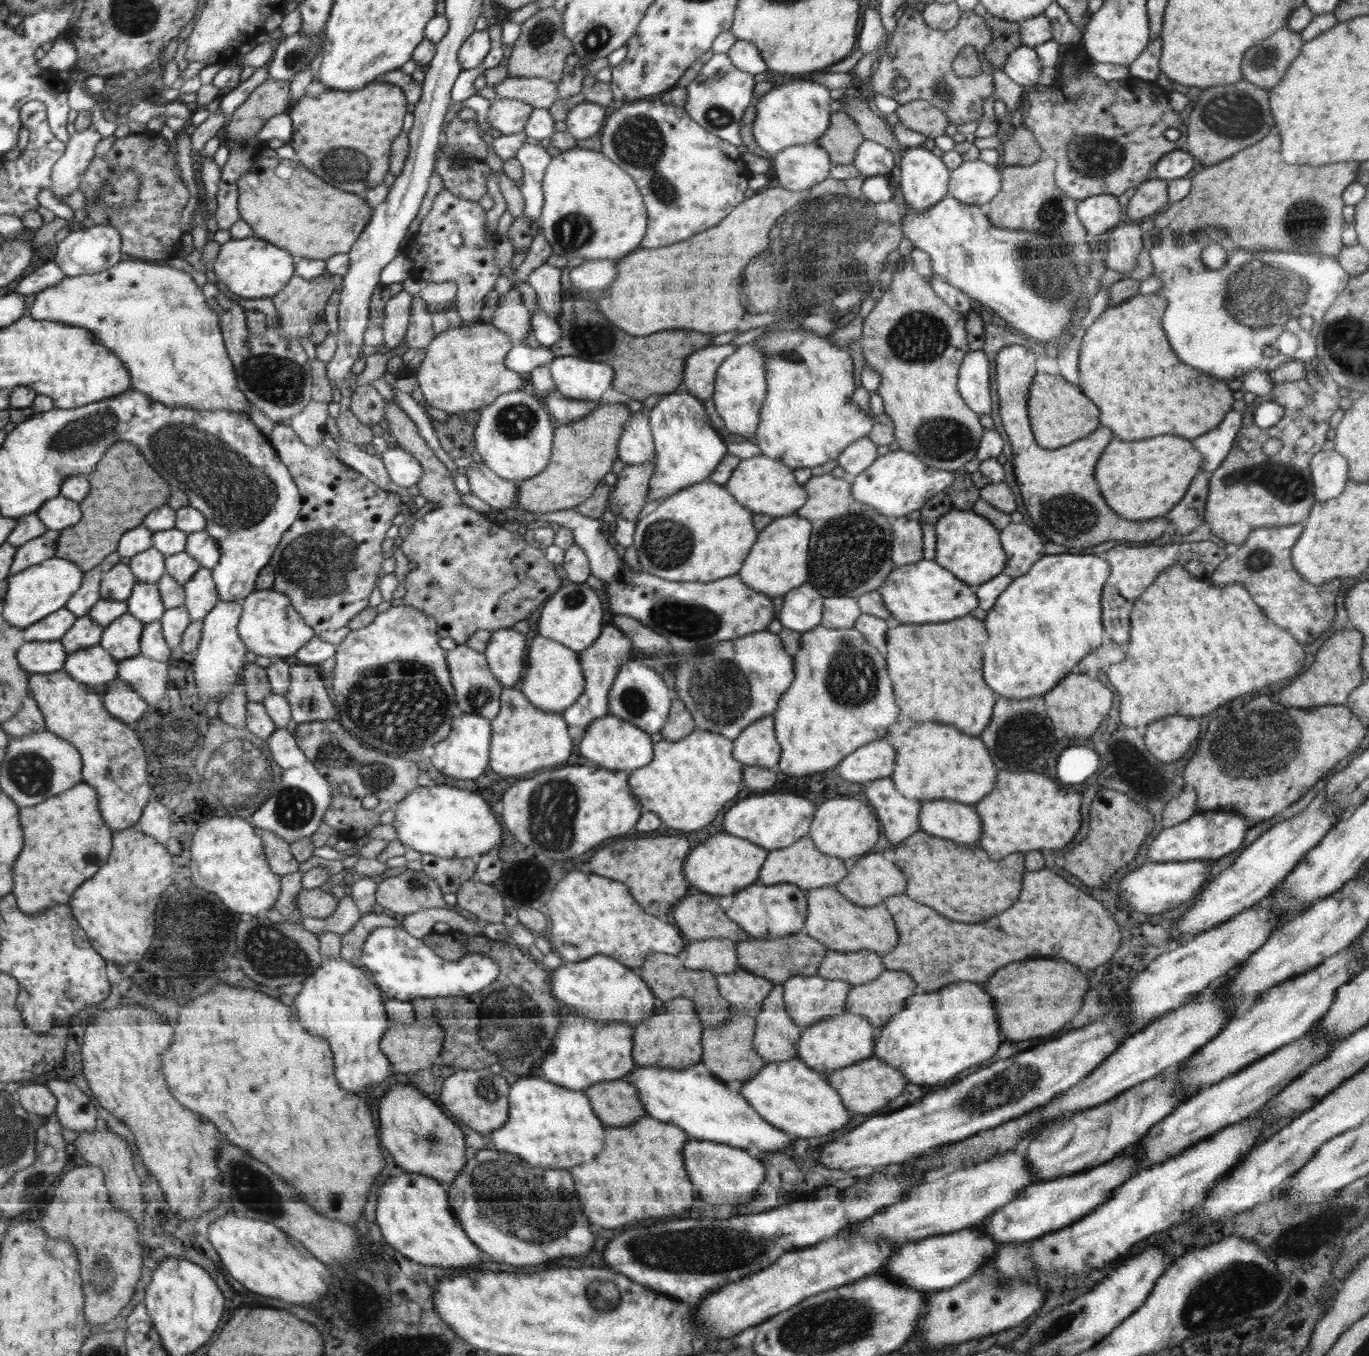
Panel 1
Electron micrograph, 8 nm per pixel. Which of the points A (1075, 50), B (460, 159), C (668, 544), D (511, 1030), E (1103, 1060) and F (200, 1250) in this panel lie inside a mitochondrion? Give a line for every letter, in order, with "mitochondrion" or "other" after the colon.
A: other
B: mitochondrion
C: mitochondrion
D: mitochondrion
E: other
F: other

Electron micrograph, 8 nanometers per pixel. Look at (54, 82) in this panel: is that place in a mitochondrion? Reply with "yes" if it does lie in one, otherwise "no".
no

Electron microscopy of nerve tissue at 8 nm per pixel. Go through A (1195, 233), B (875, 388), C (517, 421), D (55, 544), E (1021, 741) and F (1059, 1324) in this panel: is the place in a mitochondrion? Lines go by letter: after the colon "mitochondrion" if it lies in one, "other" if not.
A: other
B: other
C: mitochondrion
D: other
E: mitochondrion
F: mitochondrion

